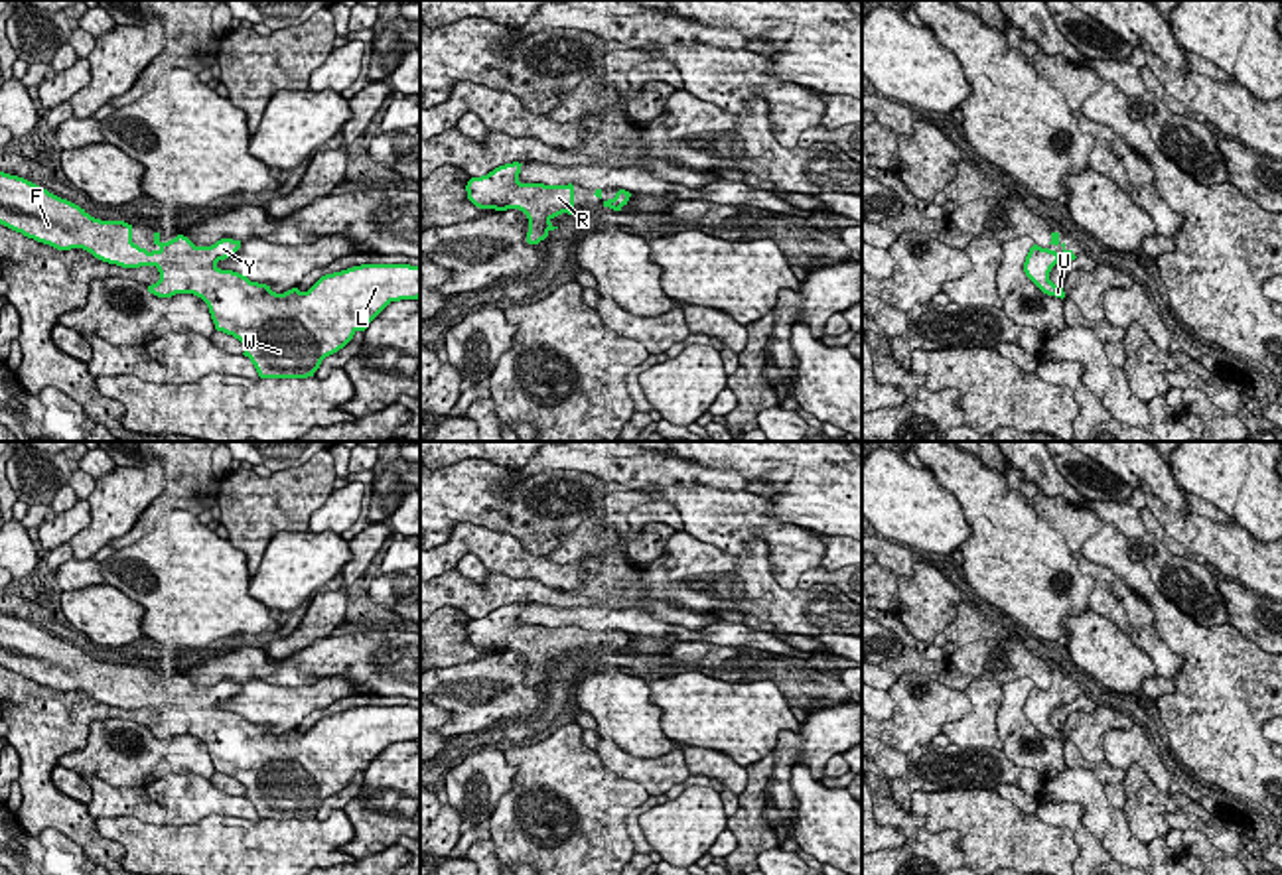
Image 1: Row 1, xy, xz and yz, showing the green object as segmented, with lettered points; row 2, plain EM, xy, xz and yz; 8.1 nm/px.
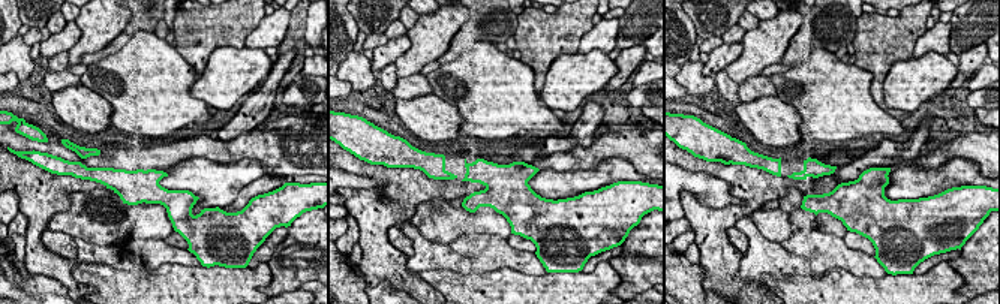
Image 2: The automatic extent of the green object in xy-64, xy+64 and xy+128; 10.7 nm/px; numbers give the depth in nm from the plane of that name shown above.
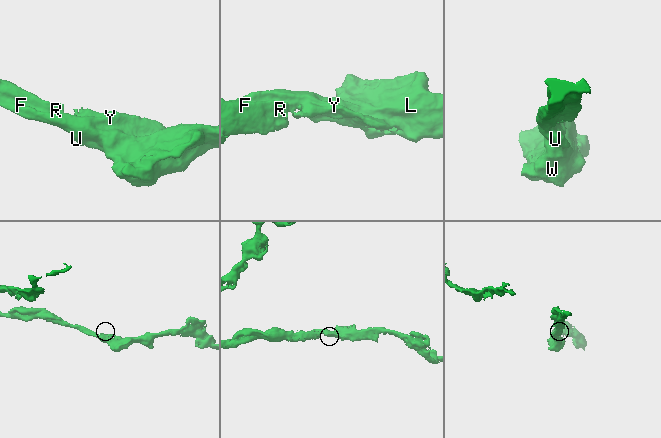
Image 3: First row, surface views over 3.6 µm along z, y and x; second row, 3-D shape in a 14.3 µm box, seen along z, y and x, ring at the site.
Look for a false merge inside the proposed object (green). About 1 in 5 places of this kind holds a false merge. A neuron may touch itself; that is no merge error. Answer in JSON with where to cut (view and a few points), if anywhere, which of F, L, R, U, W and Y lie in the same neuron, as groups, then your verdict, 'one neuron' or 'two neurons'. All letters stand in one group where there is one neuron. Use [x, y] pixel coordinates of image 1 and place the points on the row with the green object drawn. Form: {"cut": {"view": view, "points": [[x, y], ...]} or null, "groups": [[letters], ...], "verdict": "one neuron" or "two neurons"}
{"cut": null, "groups": [["F", "L", "R", "U", "W", "Y"]], "verdict": "one neuron"}

